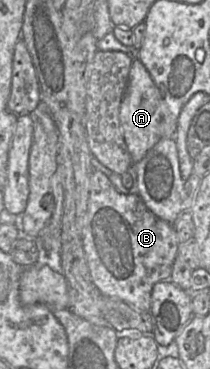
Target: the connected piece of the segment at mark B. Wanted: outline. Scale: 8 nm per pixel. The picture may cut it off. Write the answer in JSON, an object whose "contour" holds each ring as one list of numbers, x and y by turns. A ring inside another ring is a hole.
{"contour":[[94,170,90,178,81,242,91,280,100,293,119,299,141,312,149,312,151,309,153,286,157,282,170,280,179,244,172,223,153,214,138,194,119,193,108,177,98,170]]}

